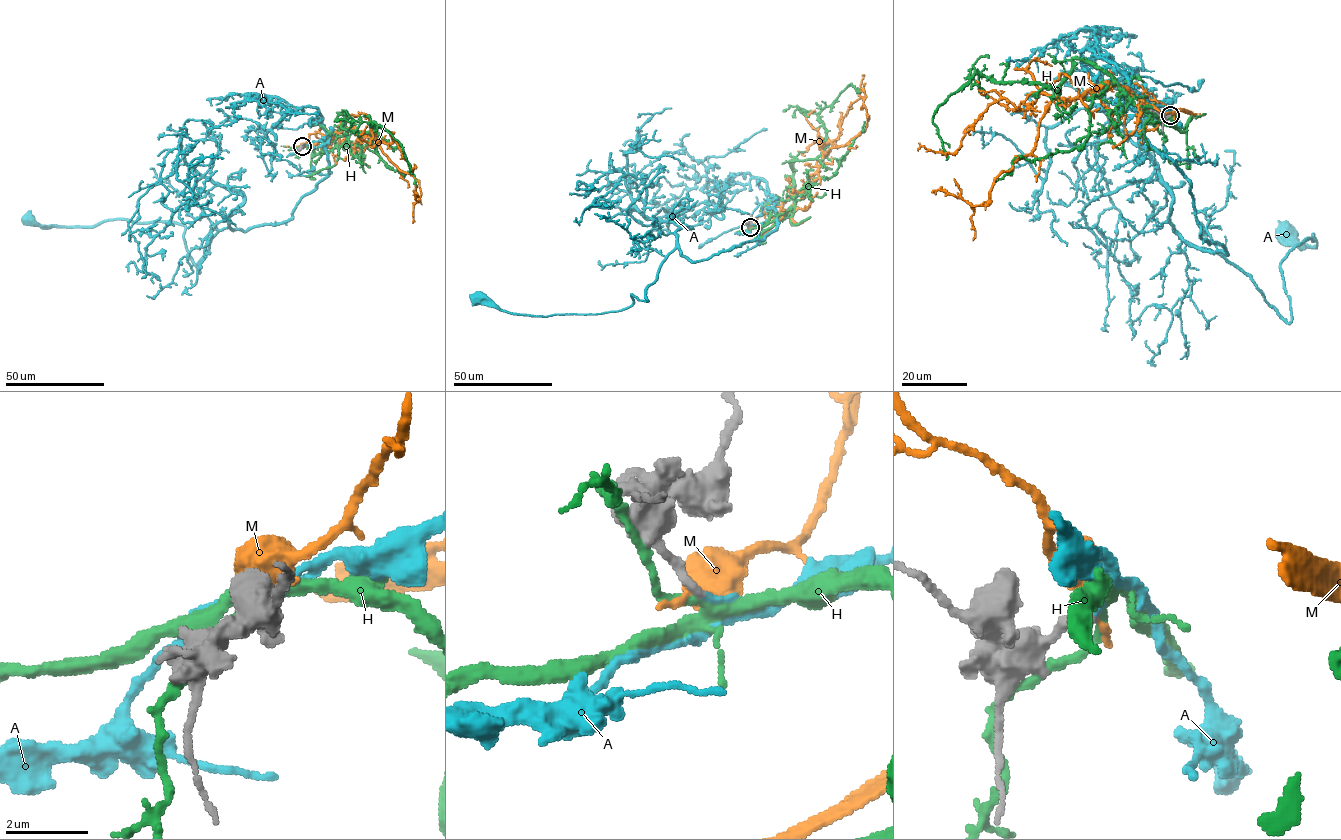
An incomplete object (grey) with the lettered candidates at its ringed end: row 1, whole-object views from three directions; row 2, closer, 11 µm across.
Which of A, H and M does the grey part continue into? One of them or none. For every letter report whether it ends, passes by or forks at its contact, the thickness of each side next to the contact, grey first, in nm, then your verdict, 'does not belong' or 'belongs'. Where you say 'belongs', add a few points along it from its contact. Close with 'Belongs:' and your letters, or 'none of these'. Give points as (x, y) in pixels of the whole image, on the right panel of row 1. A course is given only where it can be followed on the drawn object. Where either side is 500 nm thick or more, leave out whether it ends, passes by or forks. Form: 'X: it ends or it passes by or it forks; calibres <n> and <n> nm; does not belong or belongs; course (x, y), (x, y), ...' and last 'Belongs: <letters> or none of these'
A: it ends; calibres 220 and 180 nm; belongs; course (1170, 115), (1131, 99), (1227, 253), (1199, 248), (1289, 322), (1280, 261), (1316, 245), (1289, 237)
H: it forks; calibres 240 and 220 nm; does not belong
M: it ends; calibres 240 and 340 nm; does not belong
Belongs: A

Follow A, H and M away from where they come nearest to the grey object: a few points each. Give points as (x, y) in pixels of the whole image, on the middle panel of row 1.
A: (750, 227), (780, 207), (764, 239), (693, 262), (677, 245), (647, 301), (618, 311), (529, 316), (478, 299)
H: (749, 227), (767, 230), (788, 214), (789, 161), (819, 156), (819, 113), (850, 84), (860, 91)
M: (749, 227), (759, 216), (800, 191), (830, 148), (844, 146), (865, 130), (869, 118), (863, 104), (865, 83)

